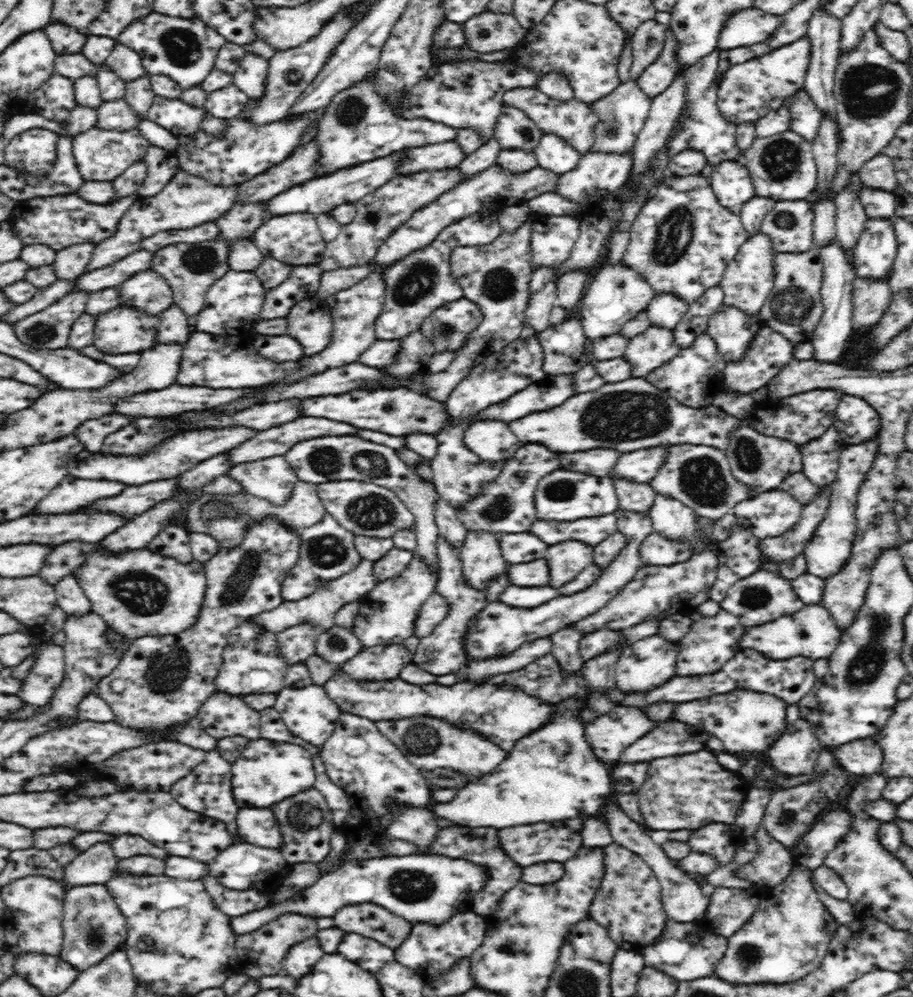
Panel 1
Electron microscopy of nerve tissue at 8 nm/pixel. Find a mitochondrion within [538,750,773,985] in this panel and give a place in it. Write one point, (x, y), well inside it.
(748, 955)

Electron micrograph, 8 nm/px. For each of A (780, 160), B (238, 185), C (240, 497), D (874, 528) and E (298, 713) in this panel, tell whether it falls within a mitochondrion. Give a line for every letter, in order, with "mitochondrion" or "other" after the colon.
A: mitochondrion
B: other
C: other
D: other
E: other

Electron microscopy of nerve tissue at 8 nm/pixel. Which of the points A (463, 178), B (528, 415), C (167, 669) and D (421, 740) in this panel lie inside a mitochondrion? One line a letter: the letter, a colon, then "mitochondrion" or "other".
A: other
B: other
C: mitochondrion
D: mitochondrion

